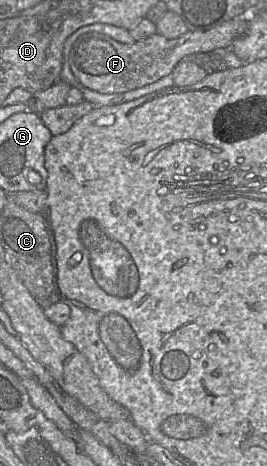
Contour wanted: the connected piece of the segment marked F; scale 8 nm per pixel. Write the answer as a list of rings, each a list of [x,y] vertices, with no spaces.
[[[241,16],[209,30],[188,30],[174,39],[155,33],[146,39],[126,44],[100,32],[93,32],[93,27],[88,25],[79,28],[67,38],[63,61],[69,61],[73,74],[84,87],[103,94],[125,93],[171,74],[177,64],[188,55],[230,48],[232,42],[247,31],[248,26],[247,16]]]

